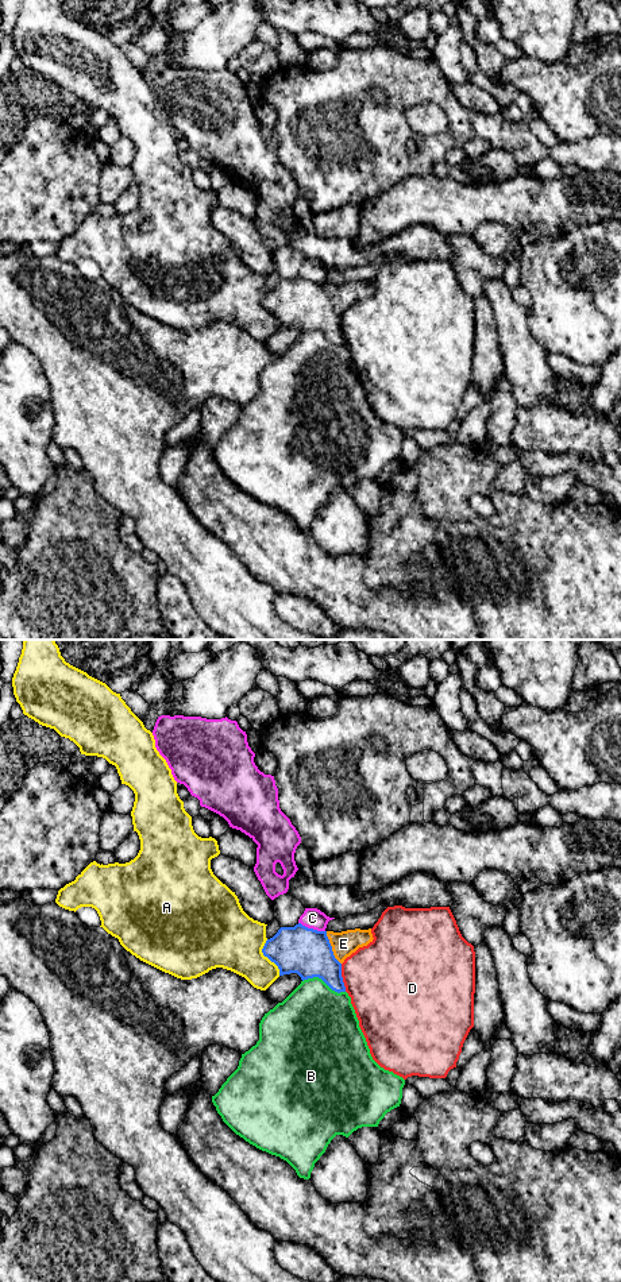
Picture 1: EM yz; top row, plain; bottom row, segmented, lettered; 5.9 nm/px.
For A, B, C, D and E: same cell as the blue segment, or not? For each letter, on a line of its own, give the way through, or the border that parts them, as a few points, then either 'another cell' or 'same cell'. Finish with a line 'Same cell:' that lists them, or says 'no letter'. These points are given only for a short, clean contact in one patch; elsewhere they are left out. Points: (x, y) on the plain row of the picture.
A: another cell
B: another cell
C: border along yz (299, 274), (324, 284); another cell
D: another cell
E: same cell
Same cell: E

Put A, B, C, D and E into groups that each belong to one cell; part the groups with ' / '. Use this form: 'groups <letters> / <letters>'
groups A / B / C / D / E

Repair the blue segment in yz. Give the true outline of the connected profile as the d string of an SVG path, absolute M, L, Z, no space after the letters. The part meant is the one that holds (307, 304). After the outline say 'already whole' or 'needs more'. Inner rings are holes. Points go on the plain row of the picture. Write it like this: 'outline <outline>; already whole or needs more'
outline M298 275L294 279L281 279L266 293L262 305L278 318L279 328L297 325L302 333L319 329L340 345L346 344L342 316L373 291L371 281L333 285Z; needs more

